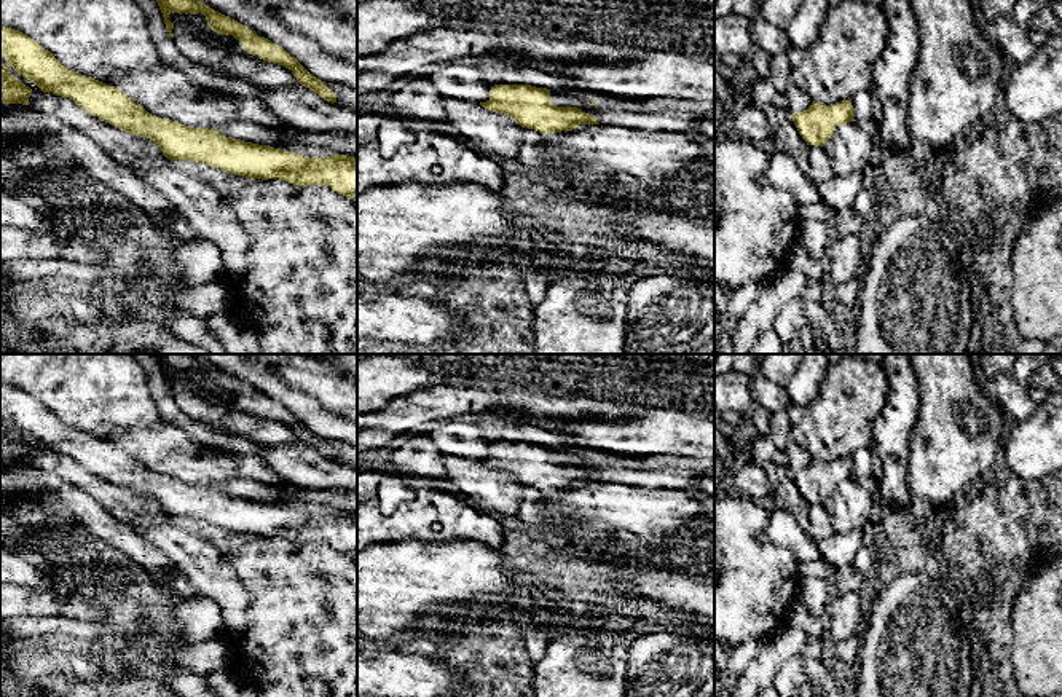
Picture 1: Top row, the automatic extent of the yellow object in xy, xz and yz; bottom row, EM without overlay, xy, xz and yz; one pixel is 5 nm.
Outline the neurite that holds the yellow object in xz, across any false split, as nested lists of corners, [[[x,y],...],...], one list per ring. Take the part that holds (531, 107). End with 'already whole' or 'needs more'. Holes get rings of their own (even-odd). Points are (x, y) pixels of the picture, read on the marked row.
[[[494,85],[482,107],[512,116],[521,128],[542,134],[572,131],[579,124],[600,124],[577,107],[557,107],[550,89],[531,85]]]; already whole

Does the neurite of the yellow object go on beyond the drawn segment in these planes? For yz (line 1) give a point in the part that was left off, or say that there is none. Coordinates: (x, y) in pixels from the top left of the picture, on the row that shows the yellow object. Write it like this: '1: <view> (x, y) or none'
1: none

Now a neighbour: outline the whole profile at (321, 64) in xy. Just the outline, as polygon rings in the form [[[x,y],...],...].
[[[199,0],[203,5],[236,19],[255,30],[260,37],[282,46],[311,75],[325,83],[340,83],[357,91],[357,64],[346,62],[322,49],[322,46],[301,33],[290,30],[274,19],[266,8],[254,0]]]

